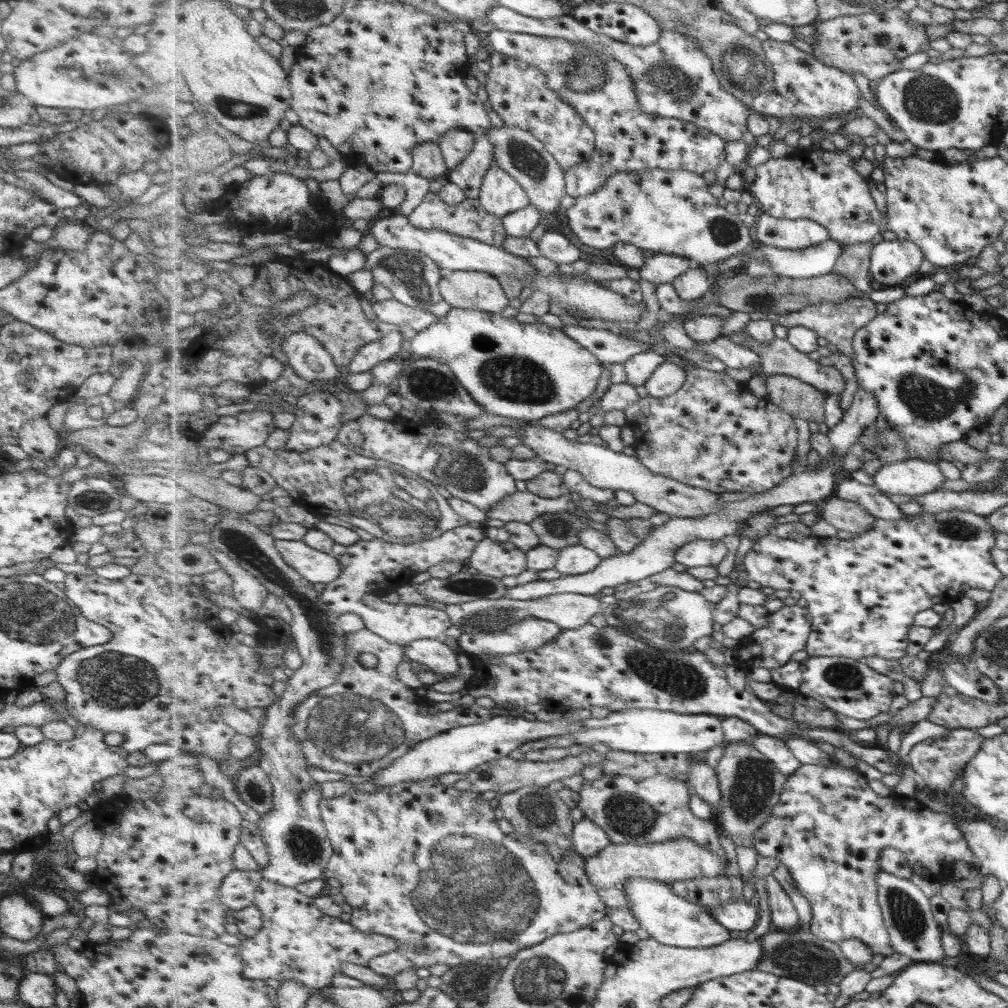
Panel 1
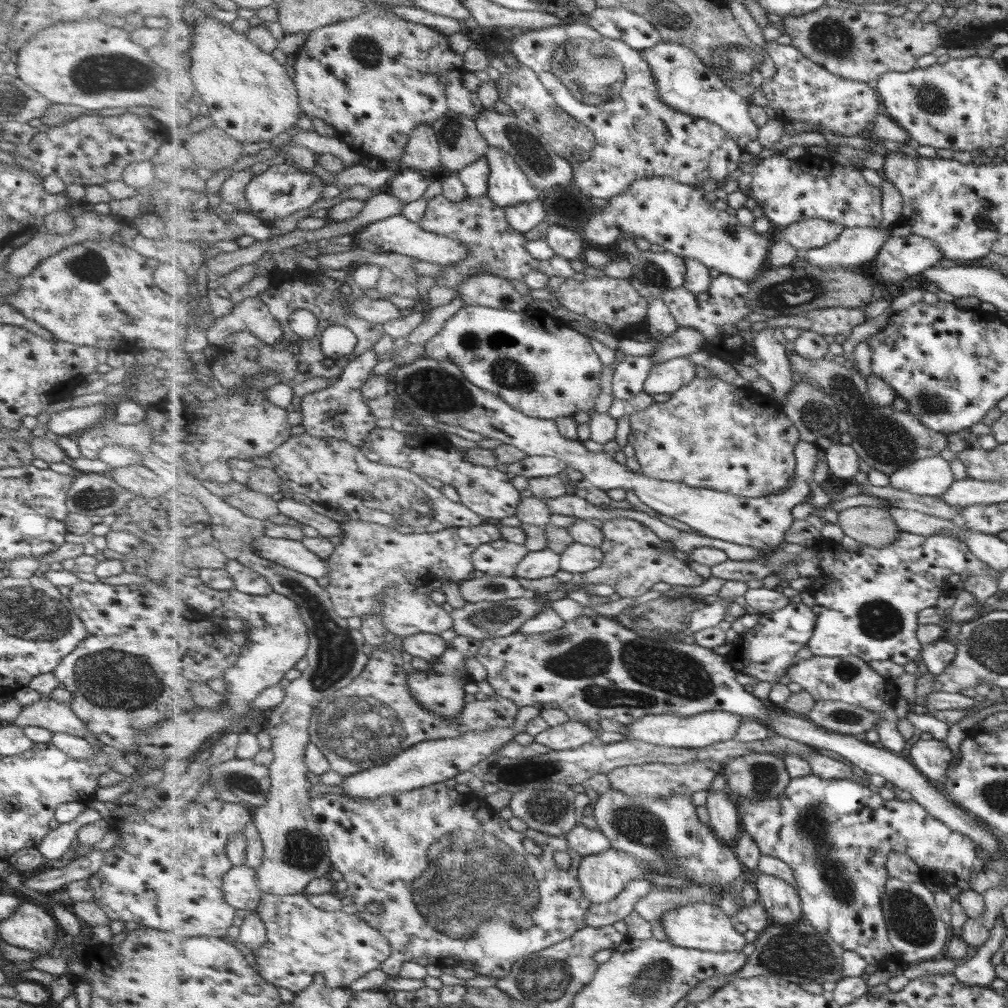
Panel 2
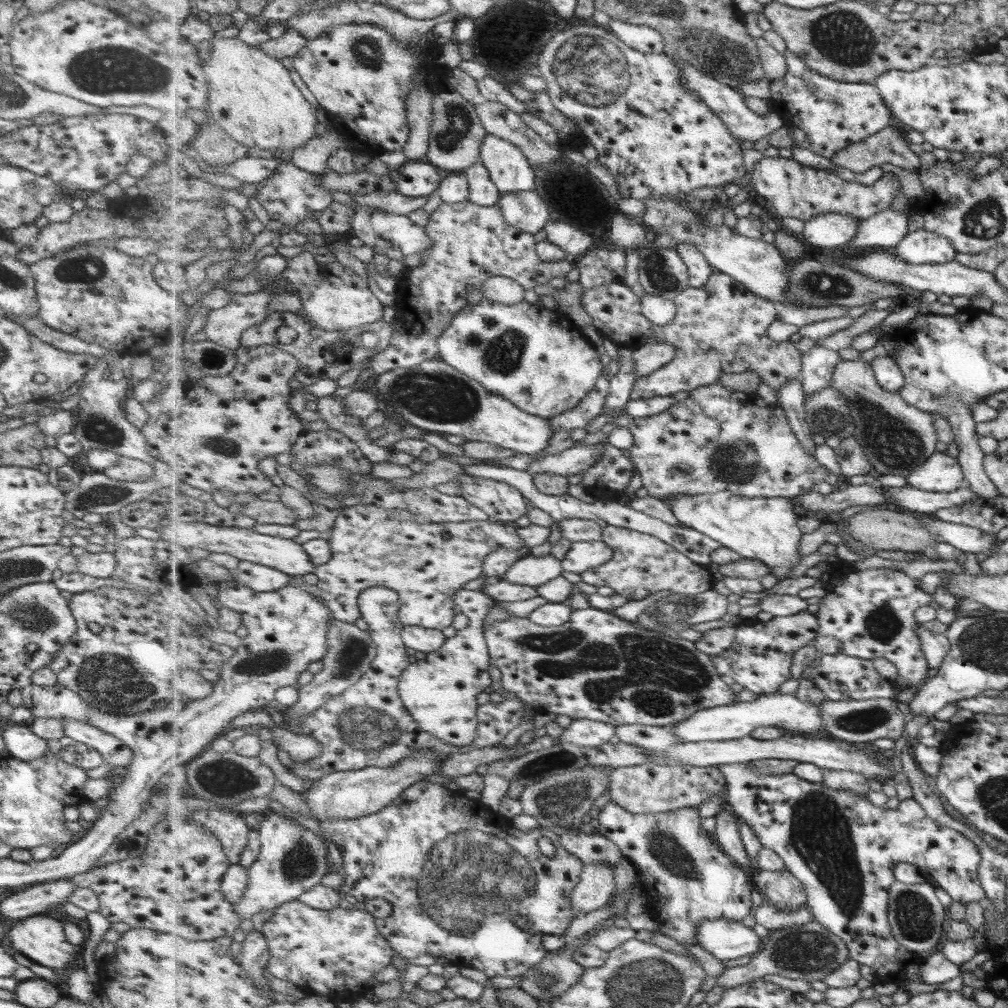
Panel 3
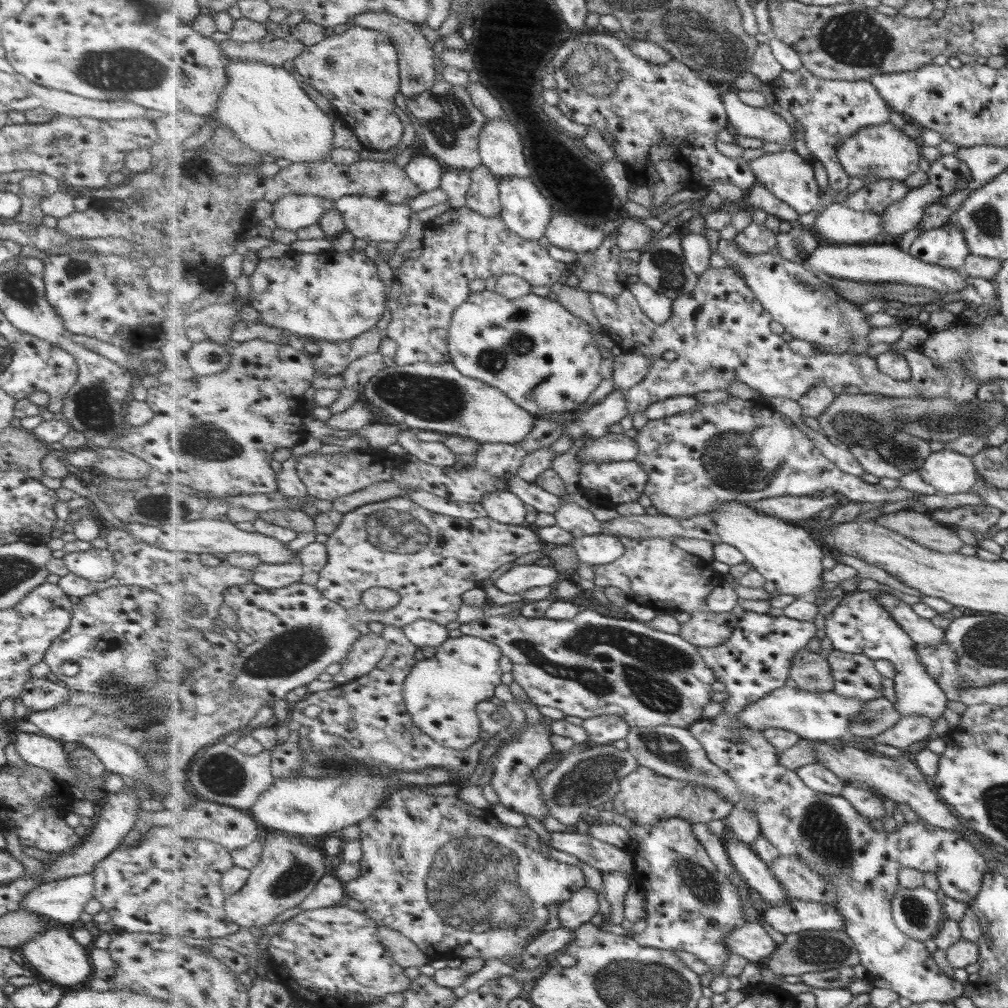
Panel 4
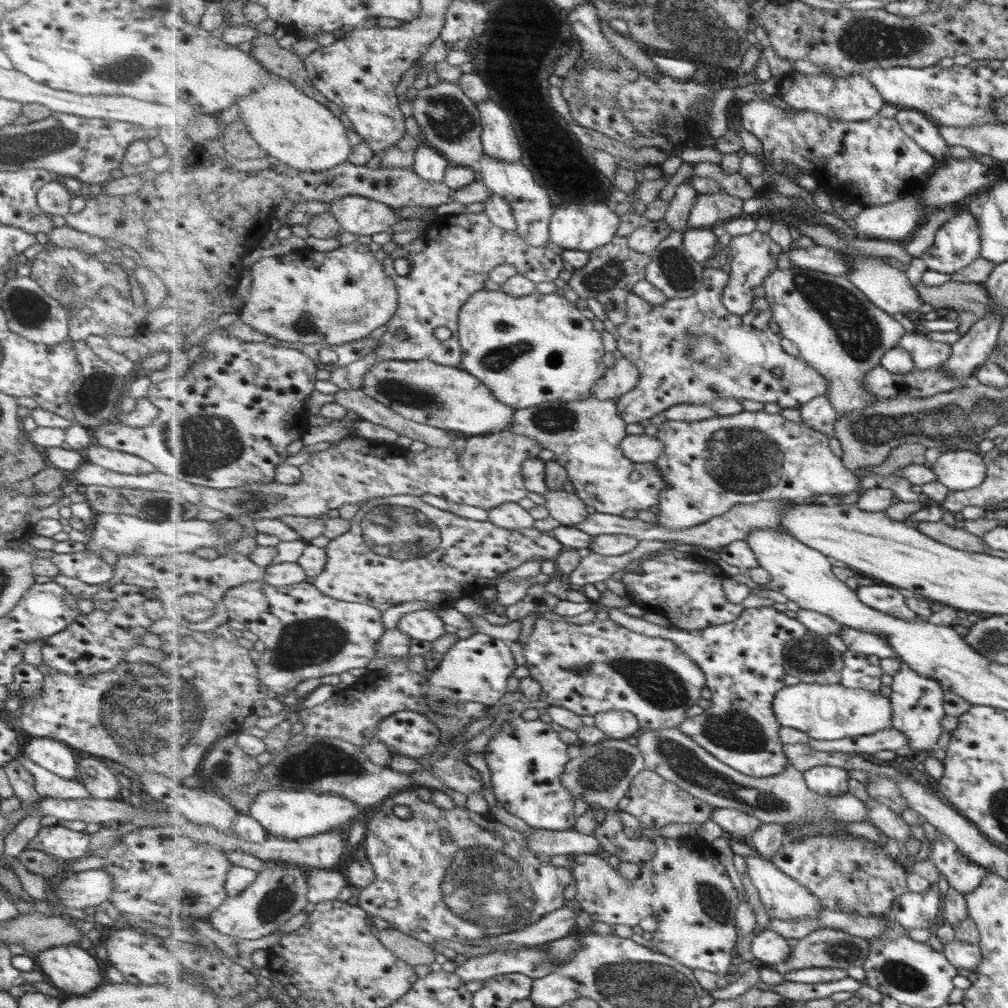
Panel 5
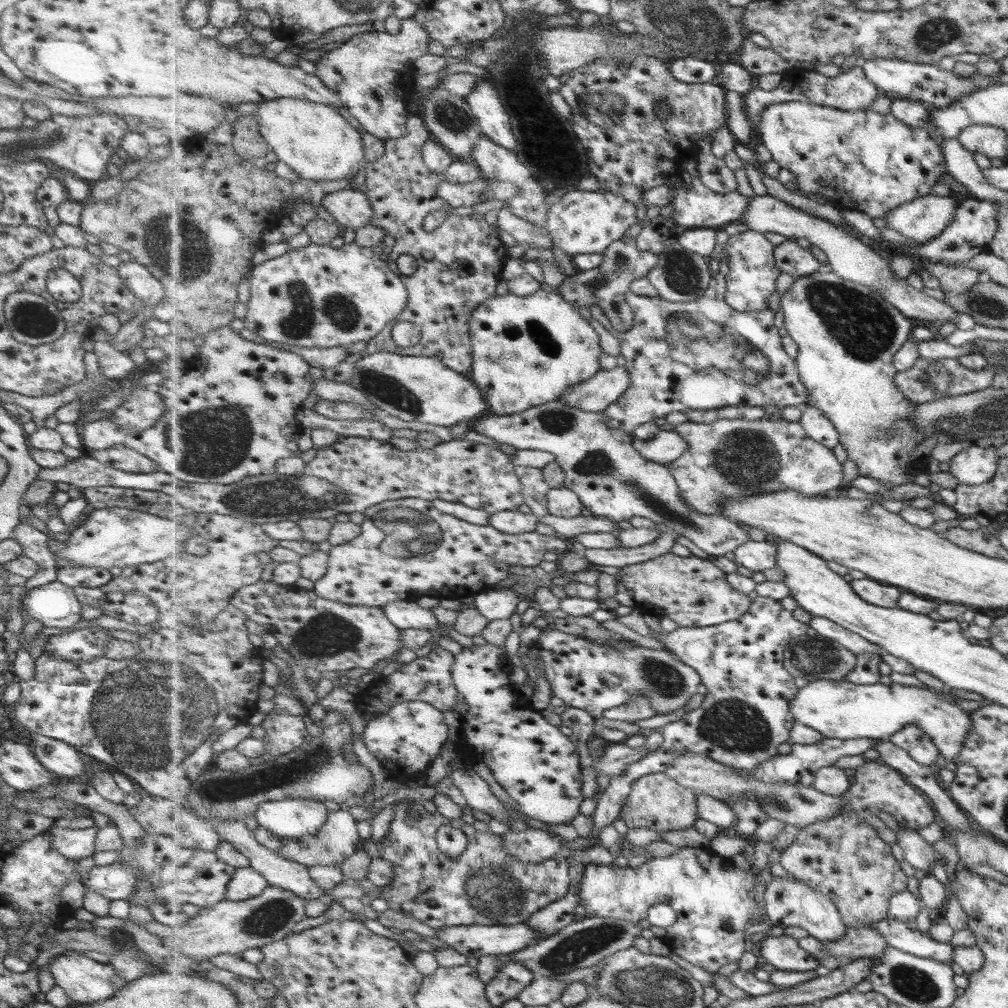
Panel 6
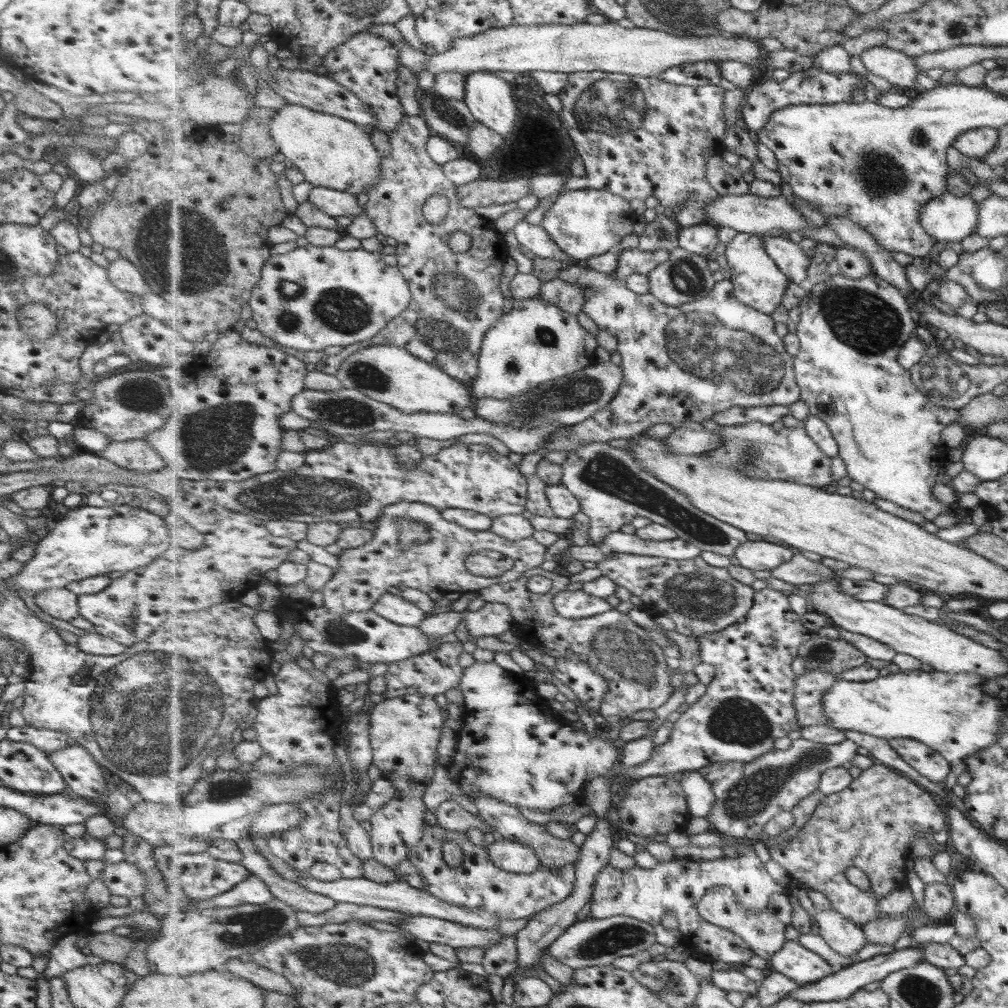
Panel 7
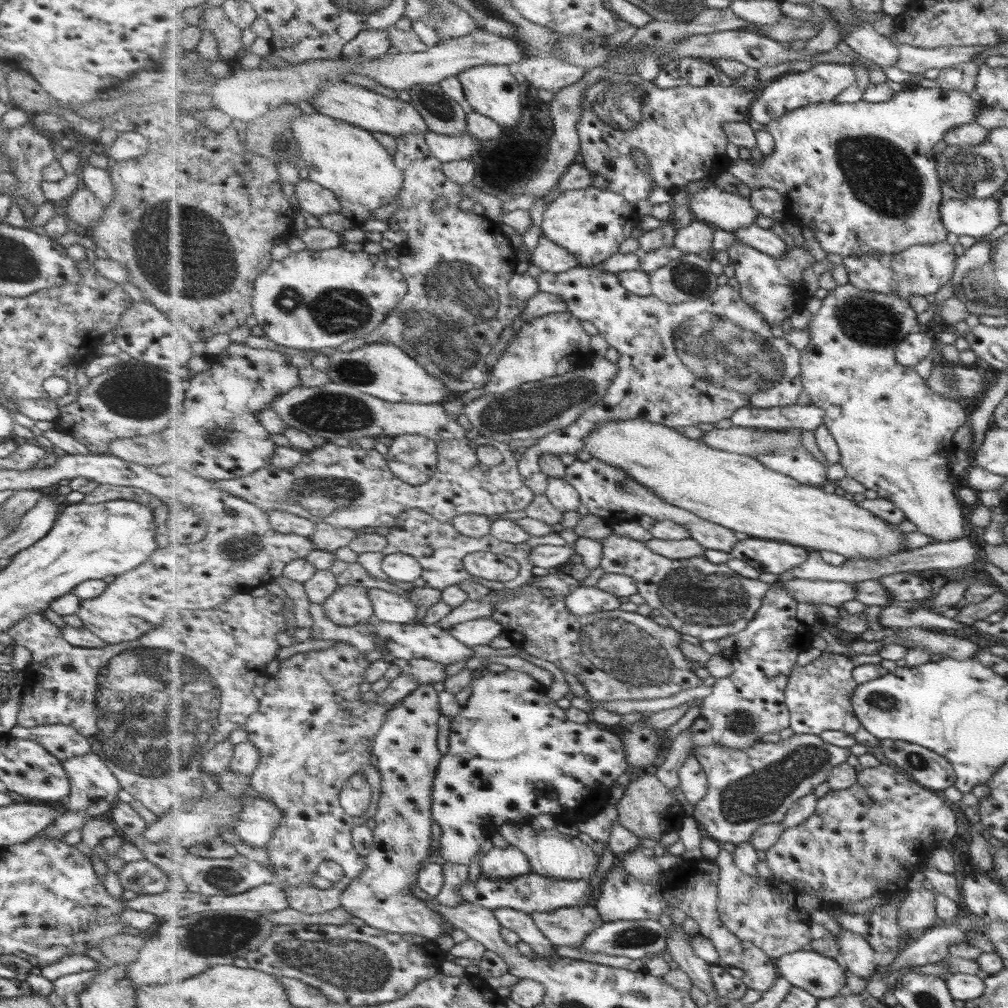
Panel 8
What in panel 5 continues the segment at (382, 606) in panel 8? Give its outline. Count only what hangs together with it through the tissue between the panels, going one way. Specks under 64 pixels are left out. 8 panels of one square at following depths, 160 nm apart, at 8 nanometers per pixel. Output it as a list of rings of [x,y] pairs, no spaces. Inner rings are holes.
[[[429,609],[405,613],[397,620],[397,626],[412,638],[430,643],[445,634],[445,623],[437,613]]]

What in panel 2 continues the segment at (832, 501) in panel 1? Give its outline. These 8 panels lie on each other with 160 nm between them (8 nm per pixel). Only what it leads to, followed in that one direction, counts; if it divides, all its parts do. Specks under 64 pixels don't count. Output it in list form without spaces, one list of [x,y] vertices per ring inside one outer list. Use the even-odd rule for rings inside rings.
[[[856,506],[839,512],[838,523],[845,534],[857,543],[891,546],[902,533],[888,508]]]

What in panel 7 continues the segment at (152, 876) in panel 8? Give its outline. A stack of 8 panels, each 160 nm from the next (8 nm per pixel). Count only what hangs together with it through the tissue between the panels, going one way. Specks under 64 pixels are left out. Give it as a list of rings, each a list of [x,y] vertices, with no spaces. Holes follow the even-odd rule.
[[[125,860],[105,864],[102,870],[103,885],[110,895],[125,896],[130,902],[137,903],[145,893],[143,873]]]

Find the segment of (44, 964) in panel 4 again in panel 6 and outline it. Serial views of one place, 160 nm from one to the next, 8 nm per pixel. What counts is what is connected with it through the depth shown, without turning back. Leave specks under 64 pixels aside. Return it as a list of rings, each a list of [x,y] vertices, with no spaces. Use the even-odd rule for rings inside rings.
[[[65,951],[59,957],[55,957],[49,967],[49,972],[54,984],[64,990],[73,1005],[89,1004],[111,998],[126,983],[126,980],[121,978],[109,963],[99,963],[70,951]]]

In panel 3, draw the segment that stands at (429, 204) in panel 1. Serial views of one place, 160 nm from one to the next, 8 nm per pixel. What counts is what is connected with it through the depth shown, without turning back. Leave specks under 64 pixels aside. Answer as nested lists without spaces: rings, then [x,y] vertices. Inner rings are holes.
[[[470,200],[460,203],[442,202],[439,207],[430,214],[428,225],[424,227],[428,235],[434,239],[434,248],[427,249],[421,254],[422,264],[415,268],[406,269],[398,280],[398,290],[395,293],[395,310],[403,317],[399,332],[395,332],[388,349],[375,355],[366,368],[372,369],[375,376],[398,368],[415,368],[423,362],[440,357],[437,340],[451,326],[453,319],[467,306],[469,290],[467,286],[473,285],[480,288],[485,281],[495,276],[505,276],[519,282],[524,289],[535,289],[541,284],[551,282],[553,278],[566,280],[568,272],[576,266],[573,258],[555,262],[545,262],[537,252],[537,240],[533,234],[520,230],[513,226],[504,217],[504,211],[495,206],[481,206]]]

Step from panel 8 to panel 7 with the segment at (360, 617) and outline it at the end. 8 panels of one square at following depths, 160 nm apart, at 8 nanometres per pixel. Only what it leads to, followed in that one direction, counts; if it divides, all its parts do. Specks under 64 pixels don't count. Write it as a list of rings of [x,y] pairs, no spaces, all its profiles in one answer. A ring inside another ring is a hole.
[[[399,501],[399,504],[386,506],[374,523],[374,537],[369,541],[369,544],[364,544],[357,548],[342,549],[337,560],[339,569],[334,573],[334,577],[324,586],[322,592],[324,606],[335,612],[335,614],[349,614],[350,612],[371,610],[383,594],[389,593],[388,588],[390,586],[416,588],[426,593],[433,592],[433,590],[439,591],[441,594],[448,592],[479,593],[481,589],[489,588],[497,583],[511,582],[521,578],[528,570],[539,571],[539,566],[548,560],[547,547],[545,547],[544,543],[537,542],[536,538],[522,538],[521,540],[513,541],[503,538],[500,534],[495,534],[492,530],[469,530],[468,527],[446,519],[440,510],[437,510],[435,506],[429,506],[429,503]],[[479,550],[501,552],[501,554],[513,558],[515,568],[493,578],[477,576],[469,572],[469,569],[466,567],[466,561],[471,554],[479,552]]]

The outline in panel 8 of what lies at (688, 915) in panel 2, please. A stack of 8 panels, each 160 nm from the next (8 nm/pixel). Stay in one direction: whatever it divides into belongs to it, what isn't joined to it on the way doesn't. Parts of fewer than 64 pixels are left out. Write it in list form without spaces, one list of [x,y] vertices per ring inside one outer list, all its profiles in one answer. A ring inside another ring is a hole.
[[[798,950],[791,954],[785,954],[775,960],[779,974],[791,981],[791,984],[808,990],[818,999],[833,998],[844,994],[847,991],[847,976],[845,976],[845,967],[841,966],[840,959],[832,959],[817,951]]]

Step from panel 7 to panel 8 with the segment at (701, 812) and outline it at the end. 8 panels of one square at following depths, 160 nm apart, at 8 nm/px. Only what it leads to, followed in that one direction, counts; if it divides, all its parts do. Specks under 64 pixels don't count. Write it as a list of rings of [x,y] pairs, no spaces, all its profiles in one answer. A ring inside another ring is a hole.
[[[691,756],[681,766],[679,773],[681,780],[680,789],[688,802],[695,806],[699,801],[703,801],[709,791],[709,782],[701,762],[696,757]]]

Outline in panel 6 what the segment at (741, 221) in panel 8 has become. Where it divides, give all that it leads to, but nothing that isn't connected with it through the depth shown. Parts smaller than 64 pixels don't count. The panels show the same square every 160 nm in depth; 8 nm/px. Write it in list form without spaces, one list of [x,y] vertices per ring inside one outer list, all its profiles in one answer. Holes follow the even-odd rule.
[[[769,194],[751,197],[748,212],[744,214],[741,221],[755,232],[771,231],[785,237],[807,239],[826,254],[830,263],[829,270],[840,275],[841,278],[875,289],[877,294],[881,294],[881,298],[891,302],[893,306],[901,310],[901,314],[909,319],[925,320],[931,324],[933,321],[941,321],[941,323],[953,321],[955,324],[958,322],[957,310],[953,310],[945,302],[939,302],[937,298],[927,296],[923,290],[913,288],[907,280],[897,279],[892,261],[881,258],[877,252],[867,244],[863,244],[853,233],[835,226],[832,222],[813,216]]]

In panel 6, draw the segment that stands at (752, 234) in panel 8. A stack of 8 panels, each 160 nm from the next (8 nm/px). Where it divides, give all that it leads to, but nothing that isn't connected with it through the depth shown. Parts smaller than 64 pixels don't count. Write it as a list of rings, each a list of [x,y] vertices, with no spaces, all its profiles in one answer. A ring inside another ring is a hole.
[[[786,240],[778,244],[775,255],[777,267],[794,279],[828,269],[823,269],[821,262],[811,254],[809,249],[799,246],[795,241]]]

